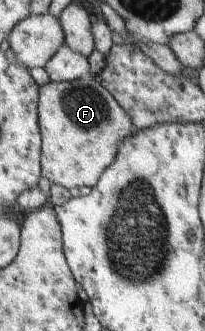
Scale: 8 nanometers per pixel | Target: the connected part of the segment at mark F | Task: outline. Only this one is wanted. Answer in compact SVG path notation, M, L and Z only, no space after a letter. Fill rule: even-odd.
M87 75L80 80L50 80L40 87L39 118L42 134L42 176L50 184L67 190L80 186L94 187L101 175L113 165L120 154L121 143L135 134L131 114L100 83Z

